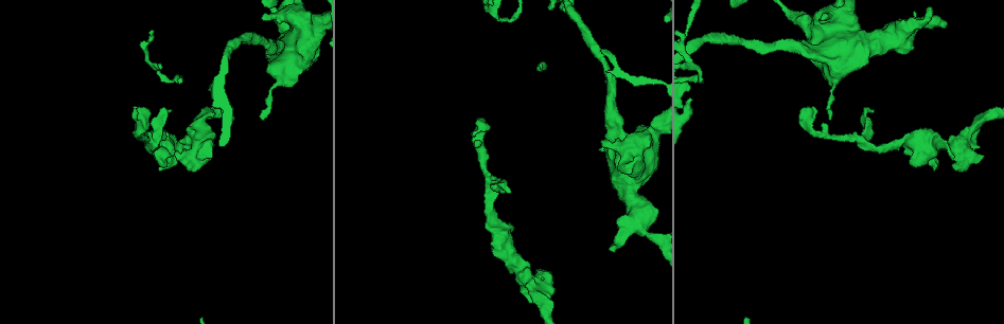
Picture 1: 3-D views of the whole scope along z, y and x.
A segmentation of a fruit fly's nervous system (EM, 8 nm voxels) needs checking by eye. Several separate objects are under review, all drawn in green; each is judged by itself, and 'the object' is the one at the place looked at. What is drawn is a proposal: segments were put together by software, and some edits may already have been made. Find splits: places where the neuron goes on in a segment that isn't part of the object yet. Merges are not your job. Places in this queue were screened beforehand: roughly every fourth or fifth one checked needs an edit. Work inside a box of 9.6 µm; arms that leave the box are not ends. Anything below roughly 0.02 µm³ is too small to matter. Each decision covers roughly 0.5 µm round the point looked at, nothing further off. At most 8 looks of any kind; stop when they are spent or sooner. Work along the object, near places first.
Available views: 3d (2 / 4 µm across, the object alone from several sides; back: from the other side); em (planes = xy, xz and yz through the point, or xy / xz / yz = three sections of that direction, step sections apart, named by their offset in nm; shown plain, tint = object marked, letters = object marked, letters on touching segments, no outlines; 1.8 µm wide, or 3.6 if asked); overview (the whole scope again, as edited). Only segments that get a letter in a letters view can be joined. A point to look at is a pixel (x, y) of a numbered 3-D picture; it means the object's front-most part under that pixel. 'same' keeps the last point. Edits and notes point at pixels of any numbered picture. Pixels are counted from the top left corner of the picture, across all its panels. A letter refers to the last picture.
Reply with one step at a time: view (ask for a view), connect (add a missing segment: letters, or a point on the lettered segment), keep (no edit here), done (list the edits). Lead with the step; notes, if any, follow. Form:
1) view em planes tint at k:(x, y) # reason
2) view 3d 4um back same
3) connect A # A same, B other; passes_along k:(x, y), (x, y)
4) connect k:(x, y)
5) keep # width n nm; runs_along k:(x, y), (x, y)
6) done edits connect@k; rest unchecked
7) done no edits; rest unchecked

view em planes tint at 1:(509, 193) # free end

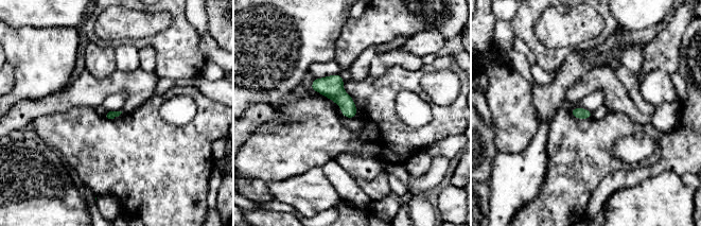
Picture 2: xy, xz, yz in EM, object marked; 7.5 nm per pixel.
view em planes letters same # see the neighbours

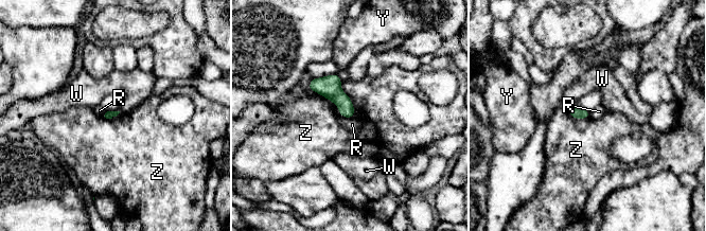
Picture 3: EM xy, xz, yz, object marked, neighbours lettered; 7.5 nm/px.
keep # R other, W other, Y other, Z other; border 3:(340, 83), (354, 117); none of them fits

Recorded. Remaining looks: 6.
view em planes tint at 1:(474, 134) # an open end

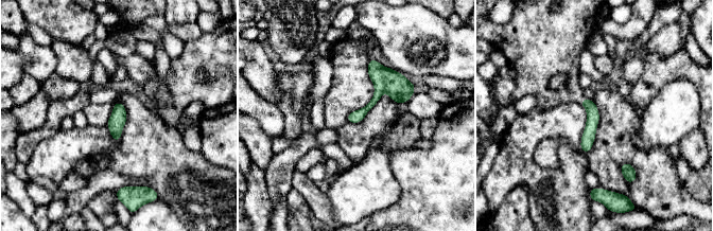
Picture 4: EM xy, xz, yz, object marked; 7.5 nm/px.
view em planes letters same # see the neighbours

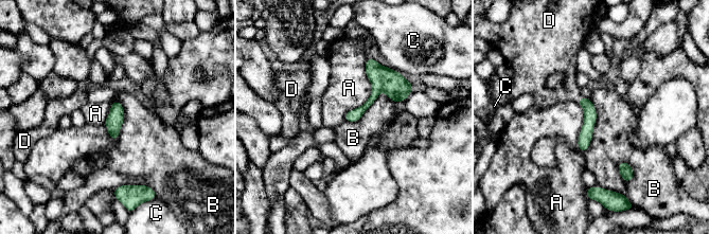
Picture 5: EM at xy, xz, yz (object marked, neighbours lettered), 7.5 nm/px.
connect D # A other, B other, C other, D same; the neuron continues

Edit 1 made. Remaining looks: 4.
view overview # see it whole again

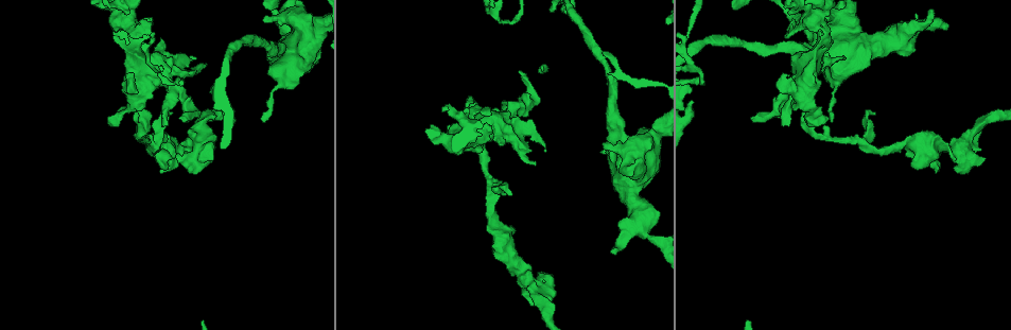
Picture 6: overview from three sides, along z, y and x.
view 3d 4um at 6:(960, 145) # four-way junction

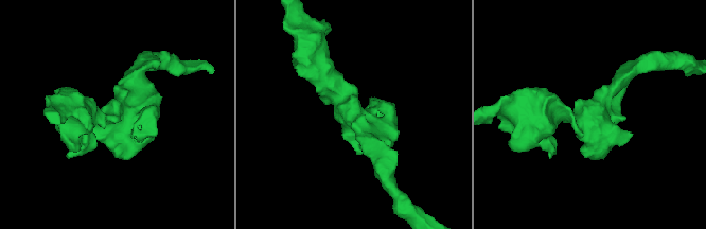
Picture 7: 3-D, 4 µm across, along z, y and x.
view em planes tint at 7:(590, 113)

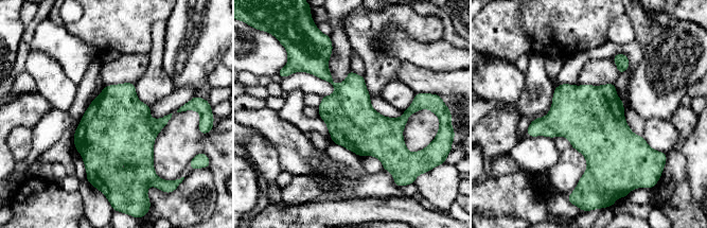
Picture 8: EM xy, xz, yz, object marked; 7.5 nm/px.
view em planes letters same # what lies round it

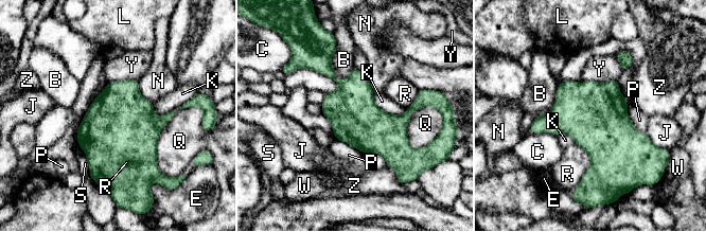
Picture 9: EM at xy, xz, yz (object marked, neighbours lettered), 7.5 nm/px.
keep # B other, C other, E other, J other, K other, L other, N other, P other, Q other, R other, S other, W other, Y other, Z other; border 9:(372, 91), (385, 111), (405, 112); no lettered segment goes on from it

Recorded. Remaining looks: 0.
done edits connect@5; rest unchecked

